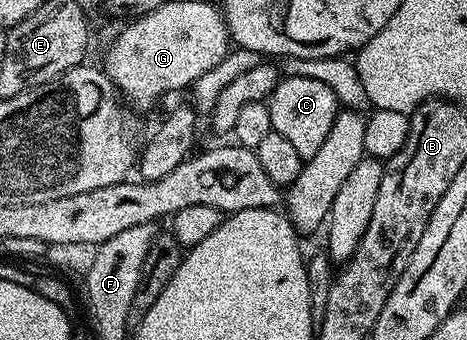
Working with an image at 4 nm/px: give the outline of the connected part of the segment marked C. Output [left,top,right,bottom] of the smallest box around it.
[268,73,340,160]

